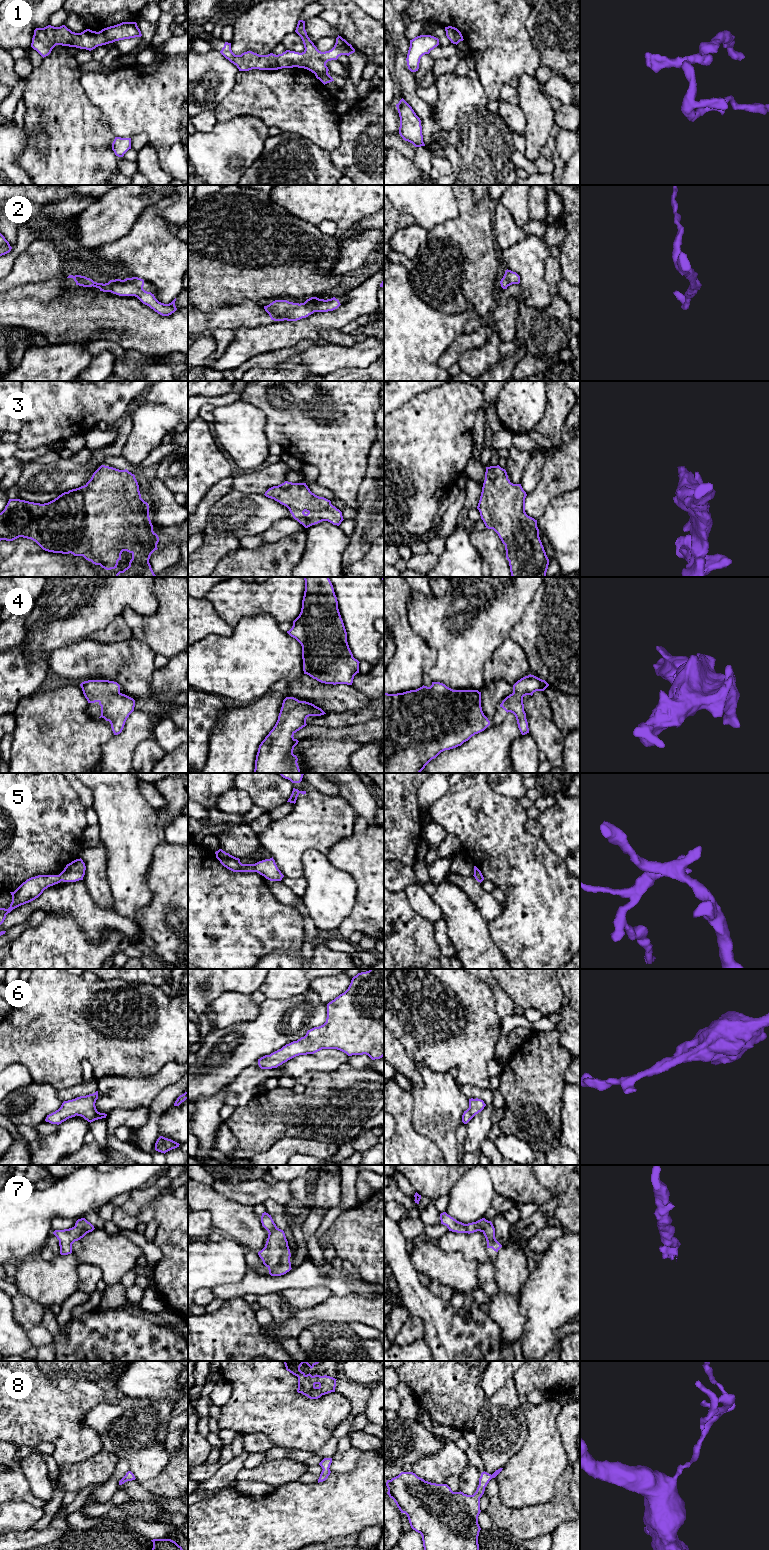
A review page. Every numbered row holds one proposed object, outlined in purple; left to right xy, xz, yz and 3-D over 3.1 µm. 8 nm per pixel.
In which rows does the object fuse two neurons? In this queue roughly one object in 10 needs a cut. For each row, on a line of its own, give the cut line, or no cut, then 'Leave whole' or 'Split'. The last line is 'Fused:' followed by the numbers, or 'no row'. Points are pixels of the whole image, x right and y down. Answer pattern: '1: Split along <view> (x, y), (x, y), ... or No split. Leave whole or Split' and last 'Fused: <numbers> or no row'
1: No split. Leave whole
2: No split. Leave whole
3: No split. Leave whole
4: No split. Leave whole
5: No split. Leave whole
6: No split. Leave whole
7: No split. Leave whole
8: No split. Leave whole
Fused: no row

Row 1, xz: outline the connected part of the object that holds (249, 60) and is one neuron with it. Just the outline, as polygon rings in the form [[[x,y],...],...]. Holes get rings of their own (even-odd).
[[[299,20],[295,32],[301,37],[305,50],[302,53],[286,50],[282,54],[259,55],[252,51],[247,51],[241,55],[235,55],[231,50],[231,43],[225,42],[220,53],[231,63],[237,66],[239,71],[278,70],[282,68],[304,68],[315,74],[324,85],[330,83],[333,78],[328,74],[326,63],[337,60],[341,55],[355,52],[355,49],[345,39],[338,35],[334,47],[325,52],[317,49],[310,40],[305,30],[305,21]]]

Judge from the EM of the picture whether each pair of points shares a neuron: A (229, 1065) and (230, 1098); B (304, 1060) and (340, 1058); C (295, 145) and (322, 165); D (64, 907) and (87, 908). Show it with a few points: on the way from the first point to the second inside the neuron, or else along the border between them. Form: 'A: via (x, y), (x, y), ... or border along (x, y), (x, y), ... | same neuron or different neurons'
A: border along (248, 1067), (225, 1085) | different neurons
B: via (313, 1060), (331, 1059) | same neuron
C: via (302, 152), (315, 165) | same neuron
D: via (70, 907), (81, 907) | same neuron

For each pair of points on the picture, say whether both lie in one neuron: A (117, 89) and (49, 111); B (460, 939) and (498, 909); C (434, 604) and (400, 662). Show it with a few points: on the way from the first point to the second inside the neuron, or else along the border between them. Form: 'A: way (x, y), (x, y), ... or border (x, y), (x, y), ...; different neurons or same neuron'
A: border (79, 76), (79, 81), (86, 97), (98, 108); different neurons
B: border (471, 899), (487, 923); different neurons
C: border (408, 611), (408, 620), (411, 627), (426, 644); different neurons

